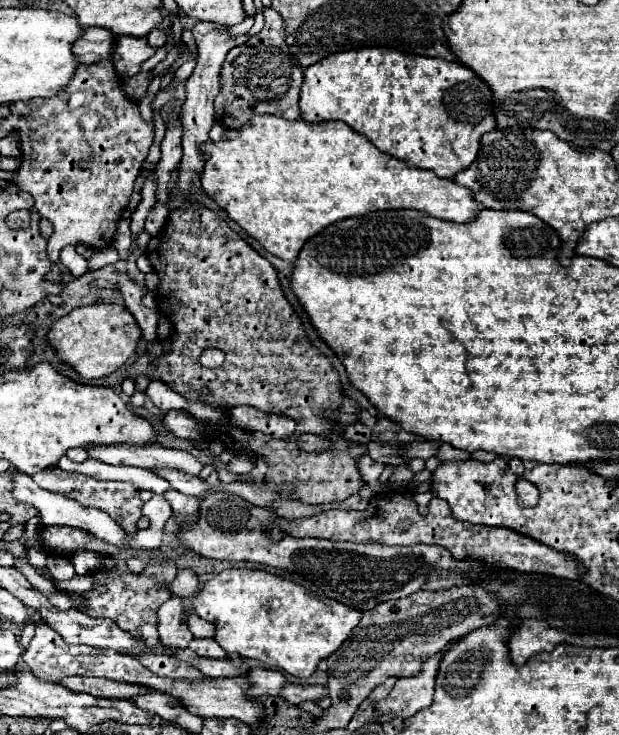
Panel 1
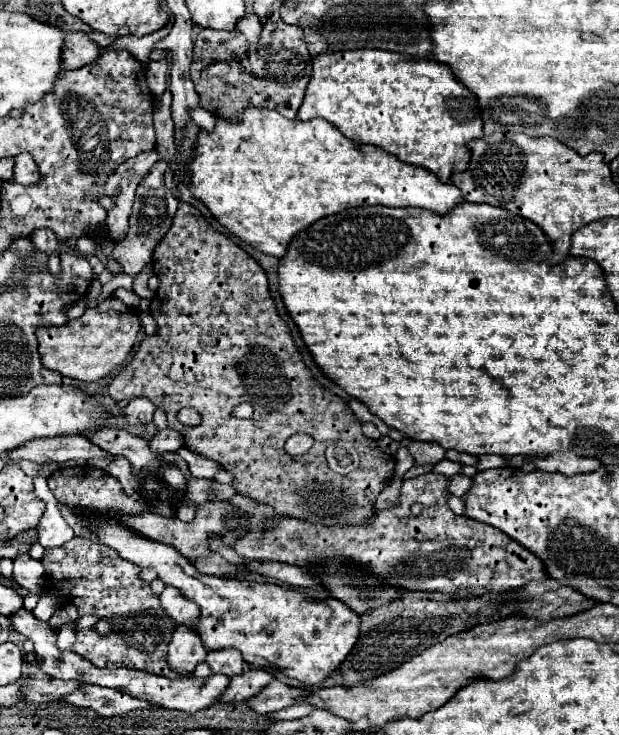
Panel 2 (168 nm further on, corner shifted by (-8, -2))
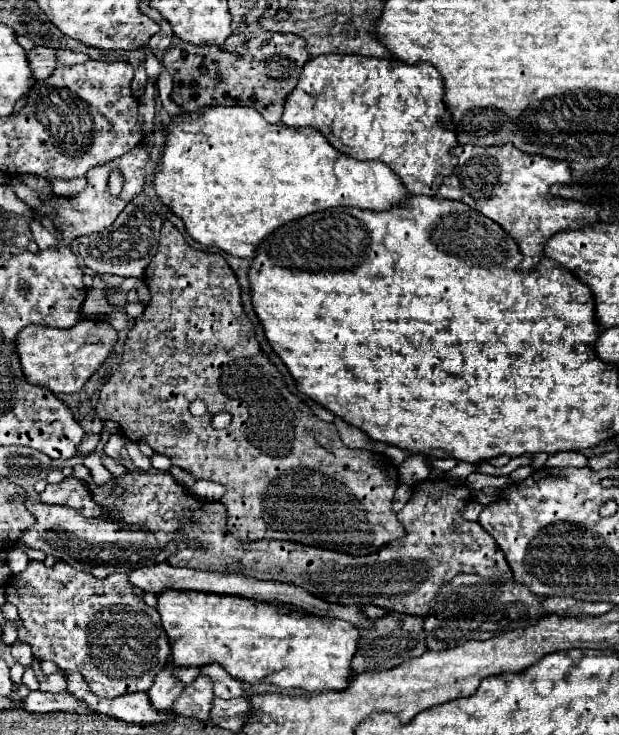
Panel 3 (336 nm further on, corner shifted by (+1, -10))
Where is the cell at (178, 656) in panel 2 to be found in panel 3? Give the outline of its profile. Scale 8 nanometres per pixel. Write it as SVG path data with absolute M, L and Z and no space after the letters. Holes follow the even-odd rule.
M171 661L163 667L163 671L155 677L155 683L153 687L147 691L147 695L151 697L151 703L157 707L157 709L171 709L175 699L181 695L183 691L183 683L179 681L179 677L175 675L175 671L179 671L181 667L173 665Z

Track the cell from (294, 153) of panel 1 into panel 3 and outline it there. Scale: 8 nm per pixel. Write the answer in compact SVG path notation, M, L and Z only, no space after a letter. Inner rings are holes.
M211 107L201 115L183 113L169 125L169 135L161 165L155 169L155 191L159 199L179 215L187 233L205 247L217 247L233 257L253 259L257 247L281 225L311 215L311 211L327 211L333 207L359 207L371 211L387 211L409 199L407 187L381 161L359 161L327 143L313 127L291 129L283 123L271 125L263 115L249 107Z

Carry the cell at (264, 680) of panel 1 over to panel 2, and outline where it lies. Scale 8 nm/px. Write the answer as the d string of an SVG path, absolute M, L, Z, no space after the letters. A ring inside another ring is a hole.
M250 669L244 671L240 675L232 675L230 683L224 691L224 695L220 695L222 703L230 703L230 701L246 701L252 695L256 695L266 683L270 683L274 677L270 673L266 673L264 669Z

